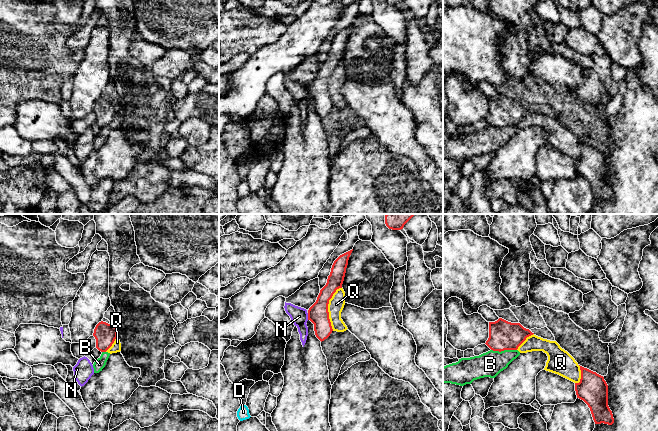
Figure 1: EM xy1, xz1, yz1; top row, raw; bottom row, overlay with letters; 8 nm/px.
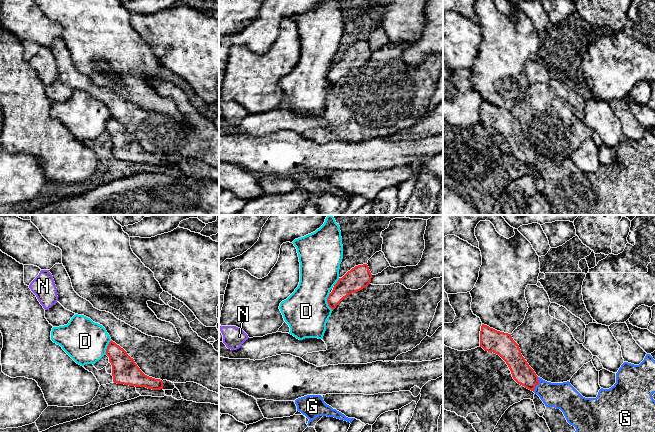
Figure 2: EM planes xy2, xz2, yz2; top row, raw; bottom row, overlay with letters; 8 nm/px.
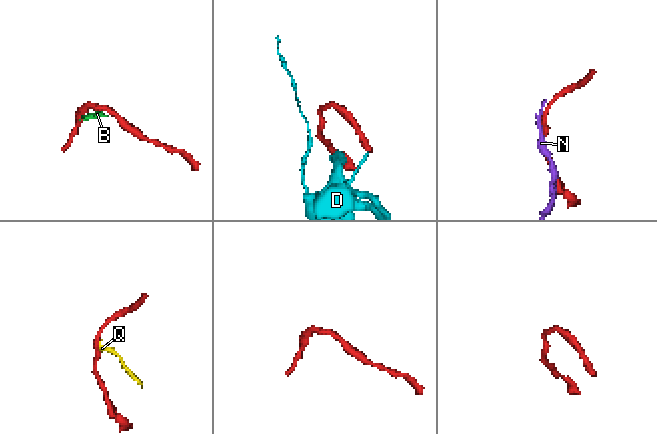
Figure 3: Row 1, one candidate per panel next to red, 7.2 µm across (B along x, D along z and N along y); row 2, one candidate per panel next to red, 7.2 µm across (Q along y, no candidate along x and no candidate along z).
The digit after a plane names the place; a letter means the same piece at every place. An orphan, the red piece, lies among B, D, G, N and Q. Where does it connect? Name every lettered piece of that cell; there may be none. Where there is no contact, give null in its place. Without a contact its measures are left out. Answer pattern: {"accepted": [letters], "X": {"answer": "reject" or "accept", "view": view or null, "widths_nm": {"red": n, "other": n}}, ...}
{"accepted": ["G"], "B": {"answer": "reject", "view": "yz1", "widths_nm": {"red": 240, "other": 200}}, "D": {"answer": "reject", "view": "xz2", "widths_nm": {"red": 170, "other": 360}}, "G": {"answer": "accept", "view": "yz2", "widths_nm": {"red": 170, "other": 220}}, "N": {"answer": "reject", "view": "xz1", "widths_nm": {"red": 170, "other": 140}}, "Q": {"answer": "reject", "view": "xz1", "widths_nm": {"red": 170, "other": 130}}}

